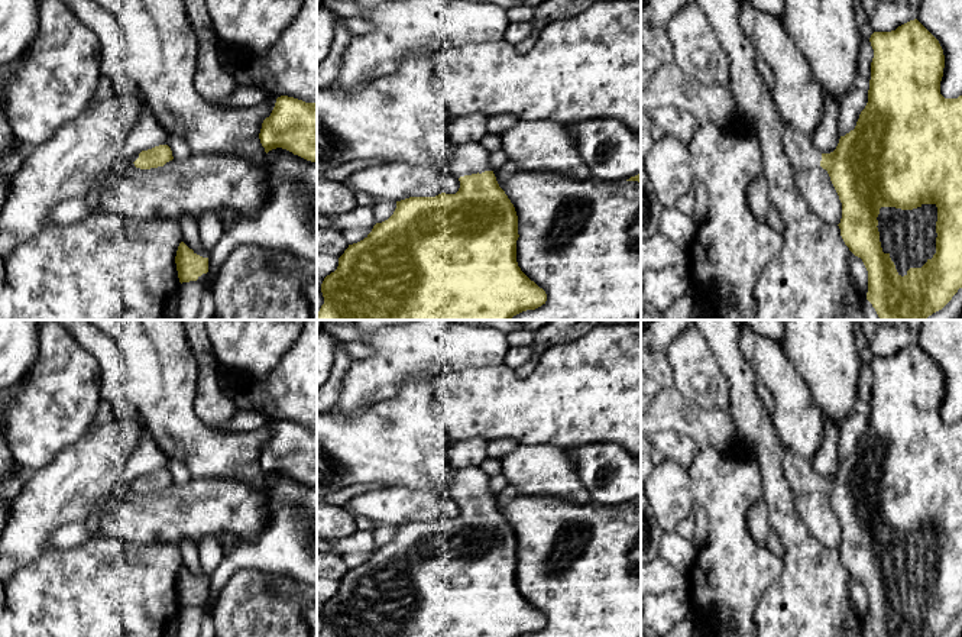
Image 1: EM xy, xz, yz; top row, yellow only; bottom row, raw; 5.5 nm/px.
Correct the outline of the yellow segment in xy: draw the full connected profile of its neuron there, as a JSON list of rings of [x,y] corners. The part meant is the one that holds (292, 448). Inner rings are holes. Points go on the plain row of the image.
[[[278,421],[262,447],[259,463],[266,478],[282,472],[317,488],[317,427]]]

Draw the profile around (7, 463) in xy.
[[[22,382],[0,391],[0,482],[6,481],[19,469],[4,437],[4,415],[10,402],[20,394],[20,391]]]

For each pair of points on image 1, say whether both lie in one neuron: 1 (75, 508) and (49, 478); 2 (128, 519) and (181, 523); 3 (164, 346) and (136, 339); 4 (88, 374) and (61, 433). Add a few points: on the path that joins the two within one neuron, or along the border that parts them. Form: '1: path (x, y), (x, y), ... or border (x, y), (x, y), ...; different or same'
1: path (73, 501), (57, 485); same
2: path (141, 519), (168, 519); same
3: path (156, 346), (149, 339), (143, 339); same
4: path (74, 388), (61, 401), (61, 419); same

